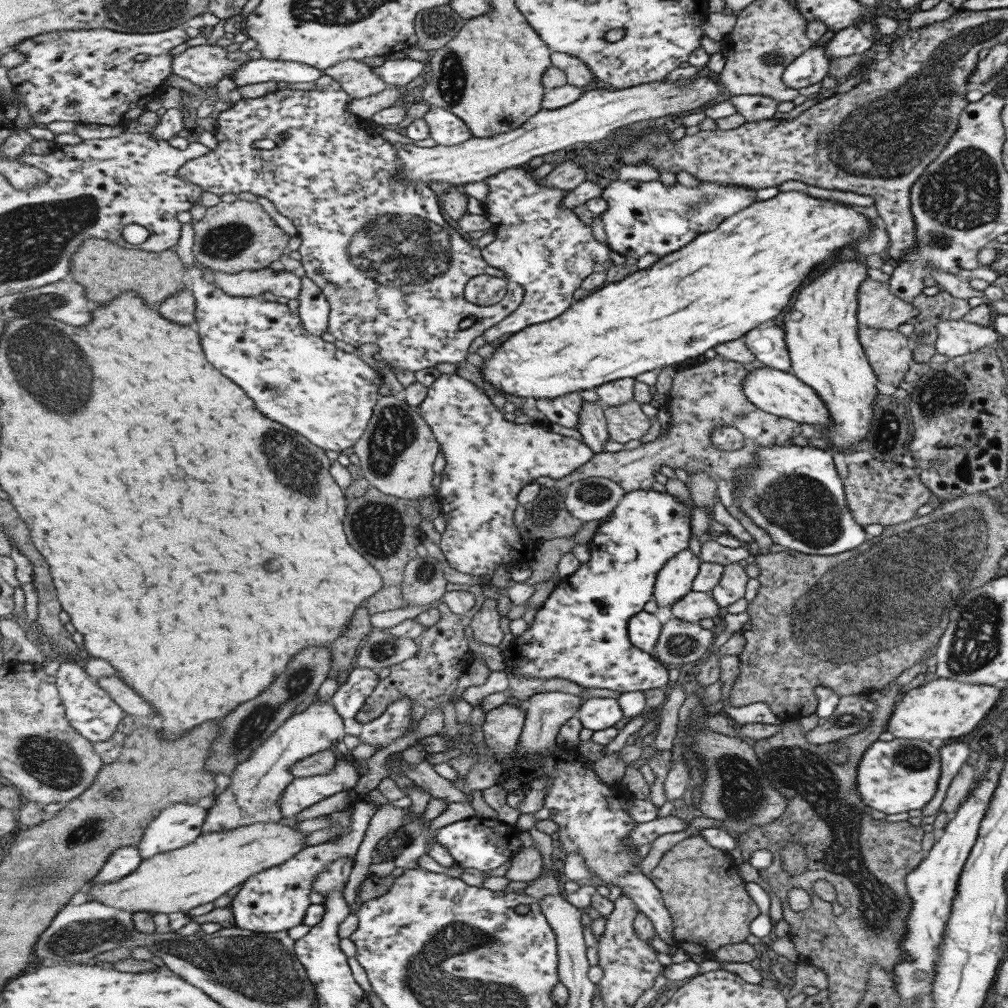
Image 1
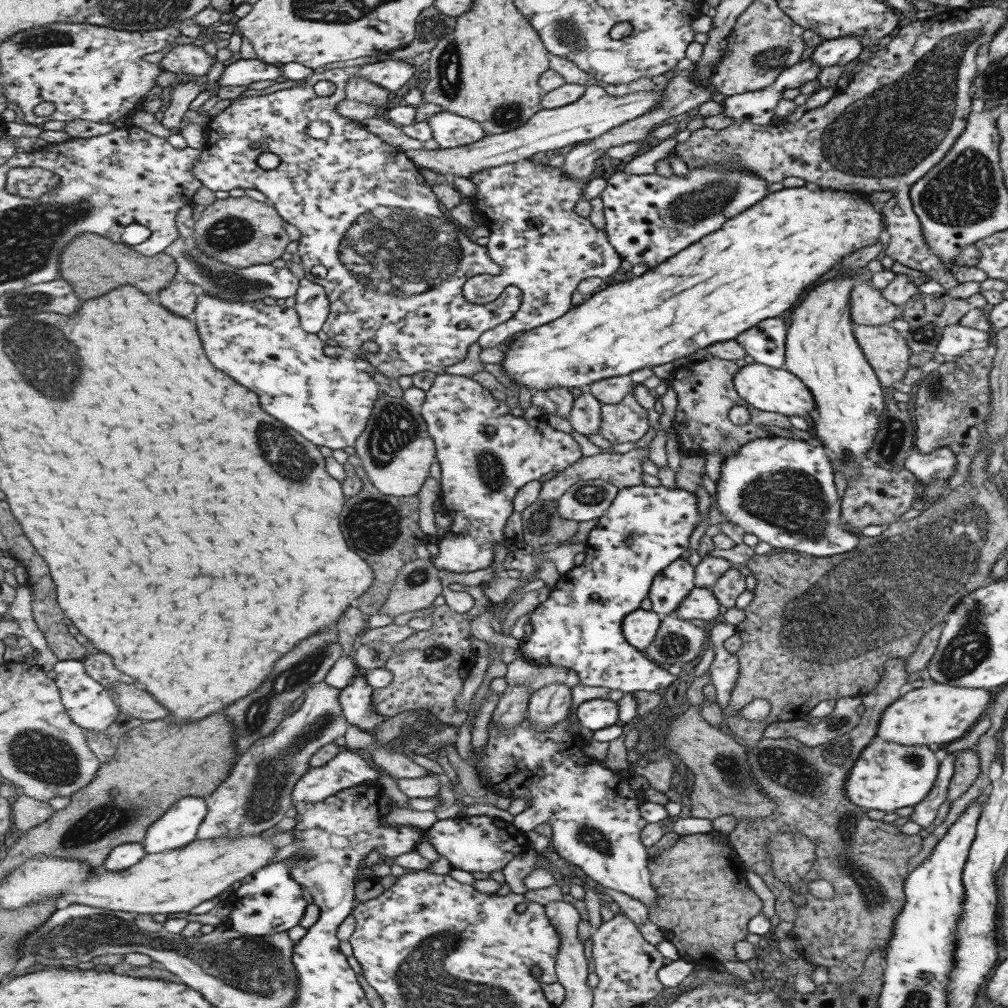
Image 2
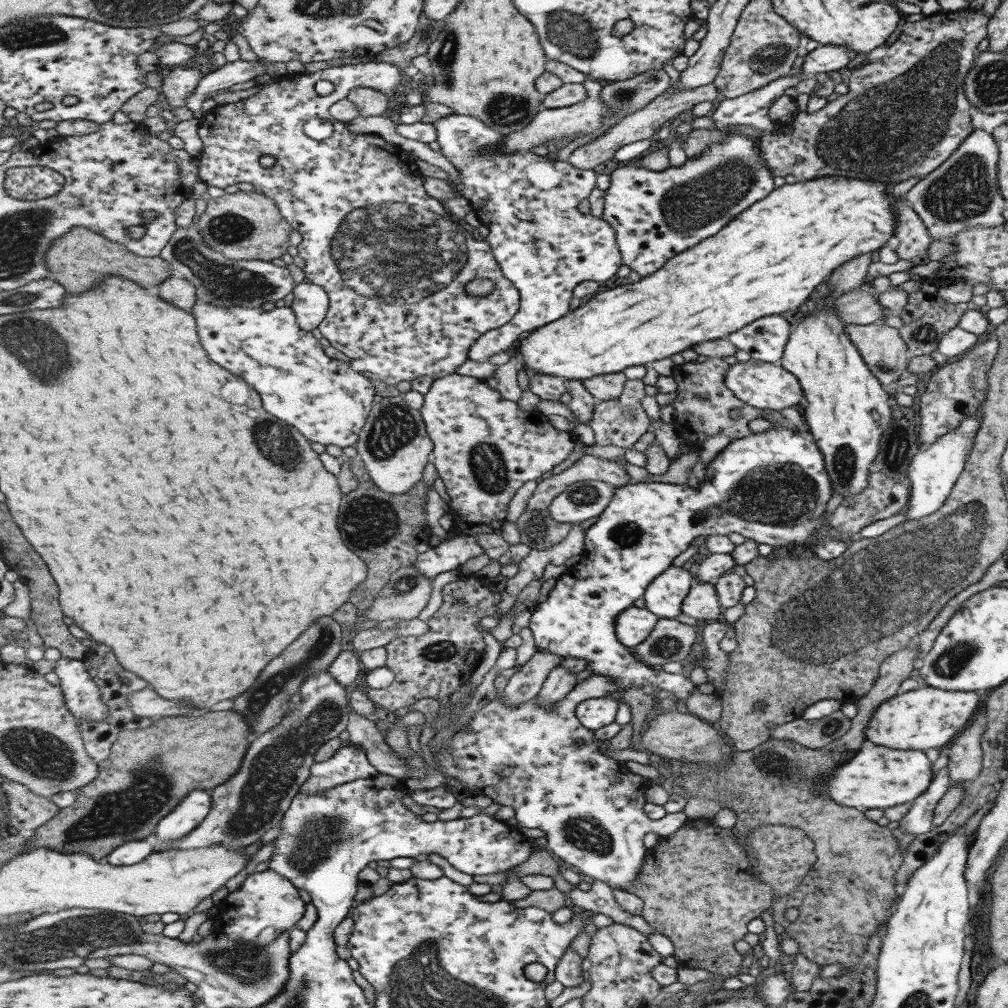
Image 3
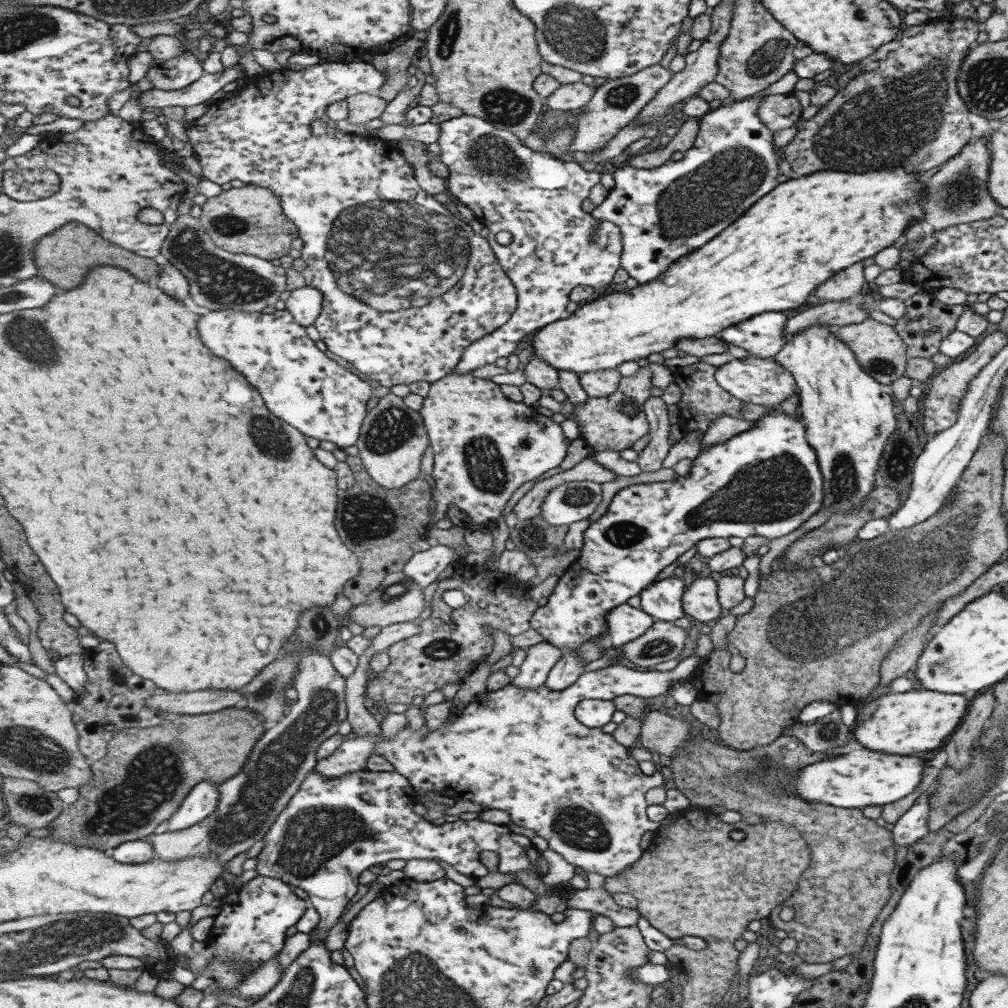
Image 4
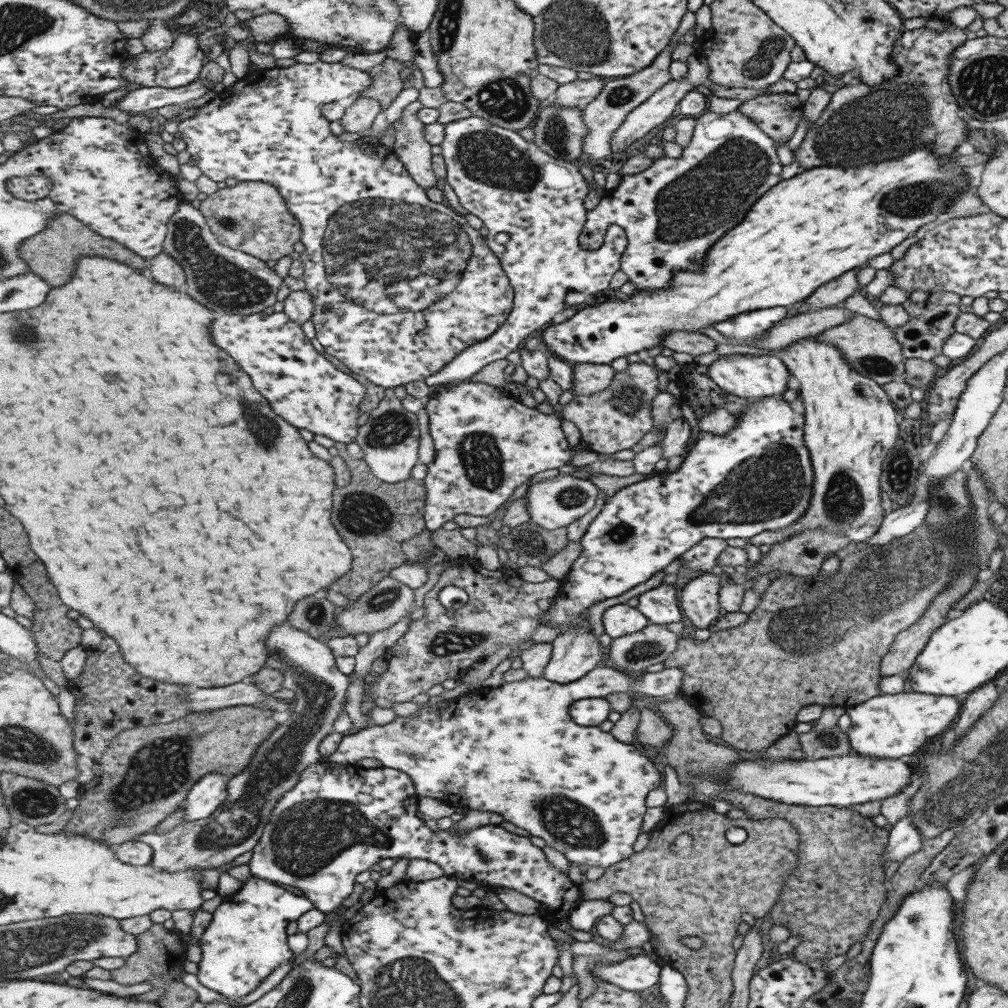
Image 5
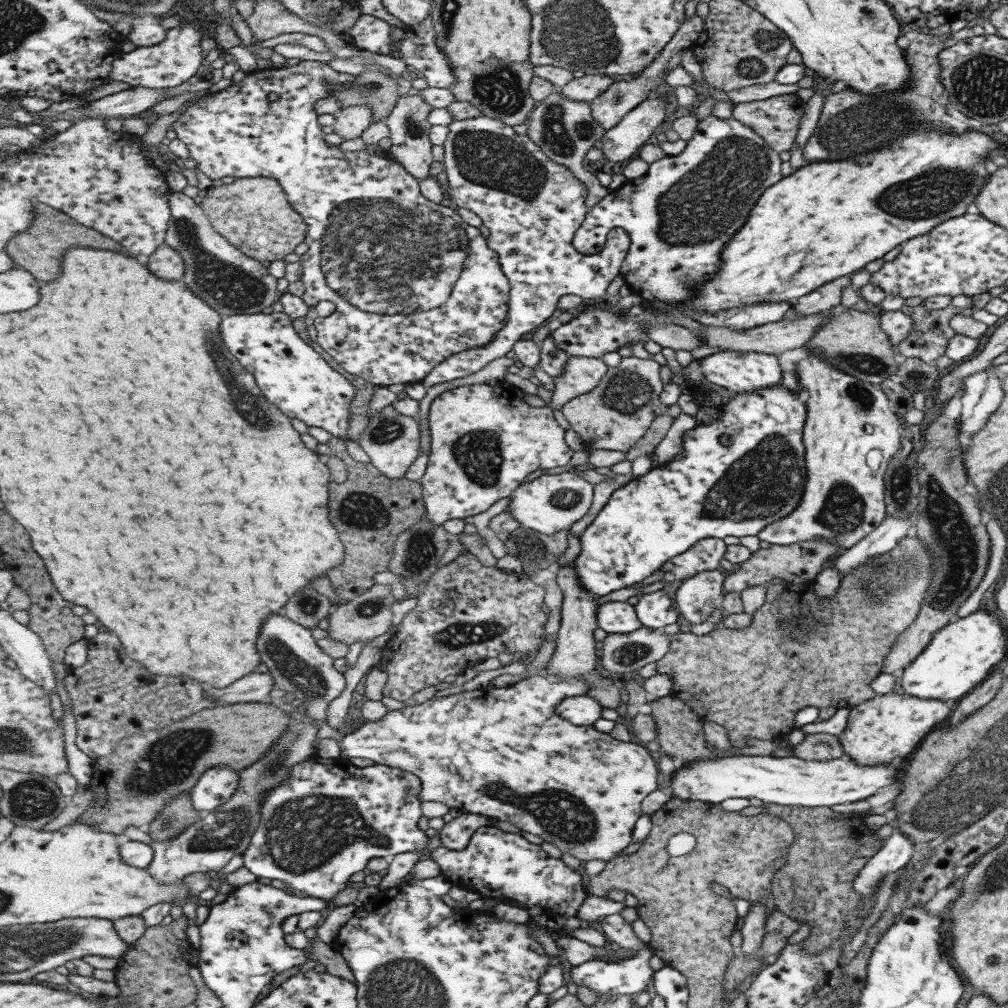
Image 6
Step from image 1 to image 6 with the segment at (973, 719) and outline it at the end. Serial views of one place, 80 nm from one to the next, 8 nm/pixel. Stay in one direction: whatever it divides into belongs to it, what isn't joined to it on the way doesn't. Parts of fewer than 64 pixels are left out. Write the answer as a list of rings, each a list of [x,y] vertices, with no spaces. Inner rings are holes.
[[[887,693],[849,708],[846,725],[837,737],[845,755],[859,766],[888,764],[896,756],[907,758],[922,738],[946,722],[951,714],[950,702],[919,699],[915,696]]]

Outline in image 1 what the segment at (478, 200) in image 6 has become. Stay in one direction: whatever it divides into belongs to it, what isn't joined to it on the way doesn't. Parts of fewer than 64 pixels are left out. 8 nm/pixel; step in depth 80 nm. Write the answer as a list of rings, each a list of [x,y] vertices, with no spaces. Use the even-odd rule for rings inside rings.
[[[431,105],[424,120],[429,124],[431,136],[438,145],[462,145],[474,137],[474,132],[466,122],[449,110]],[[527,166],[502,170],[485,179],[484,182],[490,187],[489,194],[484,200],[485,204],[483,204],[485,216],[495,225],[493,229],[495,229],[496,238],[482,249],[482,255],[491,266],[501,269],[506,277],[476,276],[467,283],[464,292],[465,298],[479,306],[491,306],[504,298],[510,281],[519,283],[526,290],[522,305],[511,316],[485,331],[484,338],[488,344],[491,344],[505,334],[509,334],[509,336],[517,334],[529,326],[541,325],[543,322],[562,316],[576,302],[573,294],[577,288],[581,288],[585,278],[595,272],[609,270],[613,266],[613,260],[611,260],[612,248],[610,245],[601,244],[595,238],[591,226],[580,220],[573,209],[561,206],[561,200],[571,190],[542,185],[540,178],[535,178],[533,170]]]

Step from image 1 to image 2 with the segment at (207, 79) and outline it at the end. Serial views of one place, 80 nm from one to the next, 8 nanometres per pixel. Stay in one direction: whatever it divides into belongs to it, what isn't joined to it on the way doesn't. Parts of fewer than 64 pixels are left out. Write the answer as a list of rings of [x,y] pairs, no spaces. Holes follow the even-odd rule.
[[[187,40],[172,47],[160,60],[169,72],[182,72],[192,78],[207,74],[215,61],[218,61],[217,58],[209,56],[203,47],[194,46]]]

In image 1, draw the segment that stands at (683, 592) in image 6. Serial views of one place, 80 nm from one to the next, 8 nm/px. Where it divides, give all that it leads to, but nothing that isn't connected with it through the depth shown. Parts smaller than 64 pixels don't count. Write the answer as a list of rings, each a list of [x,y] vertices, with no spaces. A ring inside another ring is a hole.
[[[690,591],[671,605],[671,614],[679,620],[695,623],[703,618],[716,619],[718,608],[709,593]]]

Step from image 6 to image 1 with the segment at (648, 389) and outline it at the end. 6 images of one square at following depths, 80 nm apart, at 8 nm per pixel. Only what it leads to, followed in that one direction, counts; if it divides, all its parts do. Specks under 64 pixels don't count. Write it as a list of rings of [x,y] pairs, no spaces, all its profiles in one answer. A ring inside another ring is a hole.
[[[634,400],[619,406],[605,406],[604,413],[610,438],[619,444],[641,438],[650,427],[650,419],[641,411],[640,403]]]

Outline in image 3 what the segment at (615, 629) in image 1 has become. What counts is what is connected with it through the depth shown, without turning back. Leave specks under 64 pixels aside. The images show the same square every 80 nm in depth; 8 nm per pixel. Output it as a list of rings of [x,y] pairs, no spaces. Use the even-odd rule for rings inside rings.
[[[775,423],[772,429],[752,433],[743,438],[730,440],[728,444],[722,450],[719,450],[716,456],[706,464],[706,470],[706,480],[704,482],[699,482],[697,488],[689,487],[687,483],[667,485],[664,483],[656,483],[655,481],[650,481],[649,483],[631,482],[616,487],[610,505],[600,514],[595,524],[591,525],[586,530],[586,547],[580,562],[576,563],[571,569],[568,569],[559,578],[557,585],[553,588],[553,591],[551,591],[551,595],[547,598],[546,602],[539,604],[533,609],[534,613],[532,614],[531,625],[528,628],[534,636],[535,647],[537,649],[543,649],[544,651],[558,654],[563,658],[565,656],[571,656],[586,659],[588,661],[587,667],[592,670],[591,675],[605,675],[606,677],[611,677],[621,690],[631,687],[635,689],[653,687],[654,690],[657,689],[670,692],[677,700],[685,700],[687,696],[689,696],[689,692],[693,692],[694,688],[697,686],[693,685],[688,677],[684,676],[682,673],[667,673],[662,670],[660,672],[657,670],[655,671],[651,669],[651,665],[648,667],[647,664],[639,662],[638,659],[634,657],[633,651],[631,651],[630,648],[619,644],[617,639],[615,639],[615,616],[617,616],[621,610],[630,609],[633,600],[637,600],[637,598],[641,598],[641,594],[645,594],[647,588],[649,588],[649,582],[659,577],[659,574],[666,572],[667,568],[669,568],[669,564],[671,564],[671,560],[673,560],[675,556],[679,556],[681,552],[685,552],[685,550],[689,548],[689,544],[691,544],[693,538],[715,534],[727,535],[734,532],[741,534],[741,536],[744,536],[746,539],[754,540],[756,543],[768,544],[771,547],[781,547],[790,542],[805,542],[805,540],[809,540],[809,542],[811,542],[811,548],[813,548],[813,552],[815,552],[814,556],[819,557],[823,561],[837,558],[847,548],[845,547],[844,541],[835,541],[833,539],[827,539],[827,537],[813,537],[813,532],[815,532],[817,528],[824,526],[821,525],[819,521],[821,520],[821,514],[825,510],[825,504],[827,504],[827,500],[829,500],[832,492],[831,485],[829,484],[829,477],[824,469],[823,457],[814,444],[814,441],[809,439],[802,432],[790,430]]]

